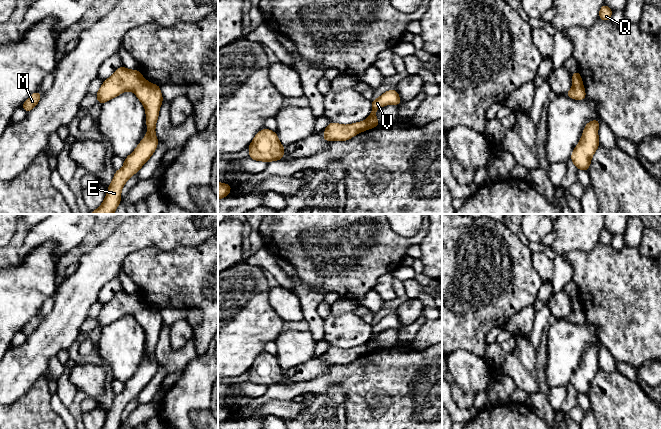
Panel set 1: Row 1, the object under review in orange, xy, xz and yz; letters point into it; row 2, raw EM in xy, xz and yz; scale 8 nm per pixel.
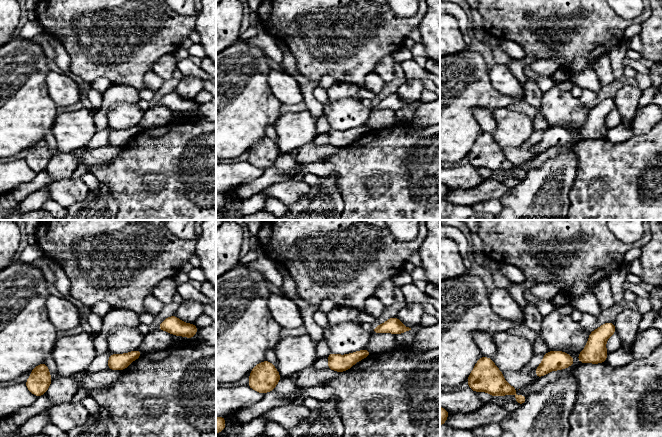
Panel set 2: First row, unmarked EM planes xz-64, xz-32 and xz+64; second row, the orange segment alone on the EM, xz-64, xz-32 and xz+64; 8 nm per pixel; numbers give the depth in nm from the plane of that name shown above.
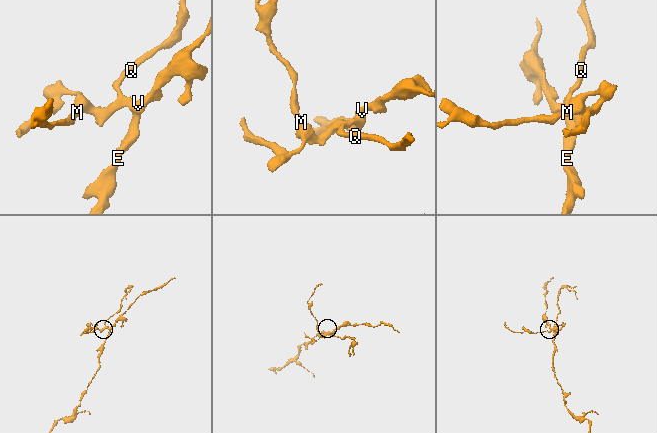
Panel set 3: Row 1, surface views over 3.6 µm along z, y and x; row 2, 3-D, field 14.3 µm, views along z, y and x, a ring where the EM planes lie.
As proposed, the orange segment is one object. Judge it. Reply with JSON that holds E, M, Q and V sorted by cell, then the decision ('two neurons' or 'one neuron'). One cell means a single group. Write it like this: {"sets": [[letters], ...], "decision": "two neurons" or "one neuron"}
{"sets": [["E", "M", "Q", "V"]], "decision": "one neuron"}

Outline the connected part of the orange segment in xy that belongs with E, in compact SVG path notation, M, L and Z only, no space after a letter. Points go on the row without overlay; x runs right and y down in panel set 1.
M121 290L98 314L98 327L103 328L125 315L133 315L144 329L148 356L136 373L124 383L124 390L115 396L101 429L119 429L121 413L127 404L148 385L159 365L155 359L155 350L163 326L160 310L144 303L139 294L128 294Z

